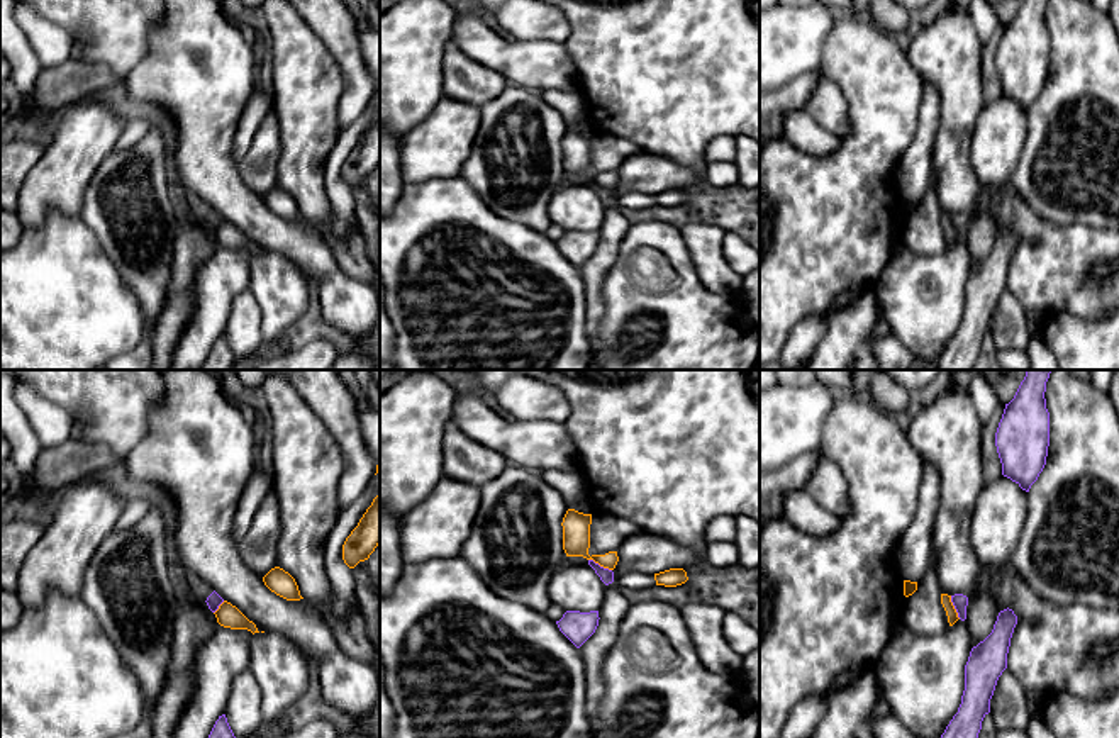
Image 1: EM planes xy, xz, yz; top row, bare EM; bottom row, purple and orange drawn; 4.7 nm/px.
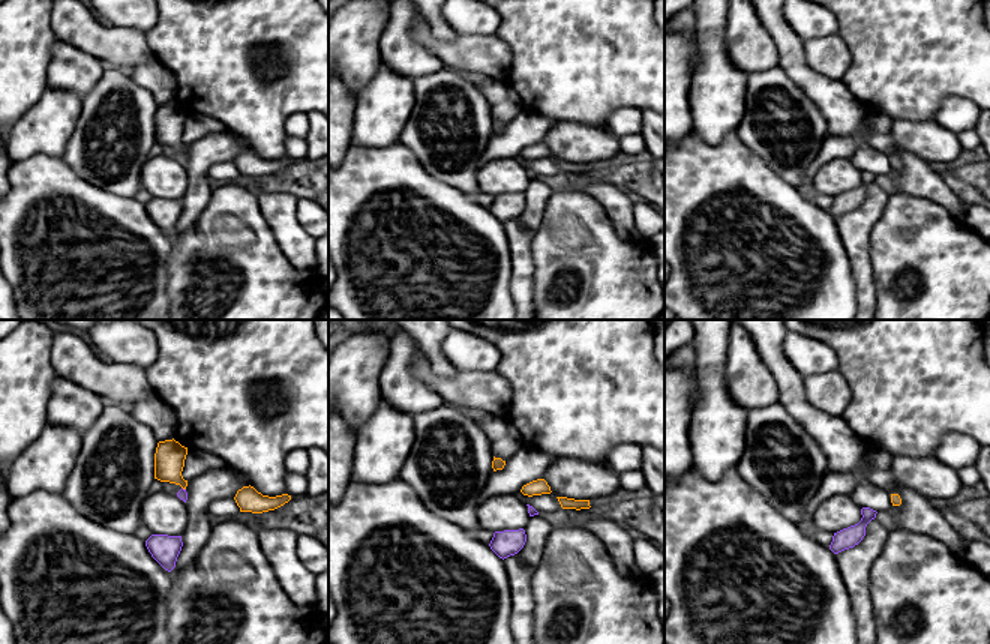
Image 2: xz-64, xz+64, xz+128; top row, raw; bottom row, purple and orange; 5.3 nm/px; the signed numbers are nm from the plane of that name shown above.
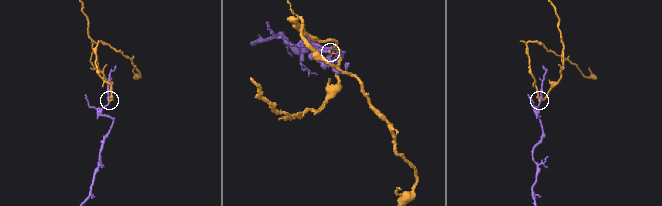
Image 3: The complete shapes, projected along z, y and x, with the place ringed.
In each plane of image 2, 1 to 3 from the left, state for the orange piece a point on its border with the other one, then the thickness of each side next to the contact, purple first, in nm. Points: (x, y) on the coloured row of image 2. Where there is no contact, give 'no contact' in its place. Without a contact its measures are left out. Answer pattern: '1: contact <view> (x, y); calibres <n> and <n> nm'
1: contact xz-64 (182, 488); calibres 60 and 160 nm
2: no contact
3: no contact

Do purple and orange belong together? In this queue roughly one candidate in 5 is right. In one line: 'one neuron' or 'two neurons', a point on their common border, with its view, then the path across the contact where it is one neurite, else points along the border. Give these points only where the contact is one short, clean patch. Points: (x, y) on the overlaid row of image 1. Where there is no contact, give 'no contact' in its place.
two neurons; meets purple in xz at (599, 565); border along xz (589, 559), (611, 570)

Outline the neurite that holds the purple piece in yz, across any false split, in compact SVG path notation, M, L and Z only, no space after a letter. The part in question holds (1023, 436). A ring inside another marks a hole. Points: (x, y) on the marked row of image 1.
M1026 370L1014 399L1005 404L995 433L1002 475L1029 492L1046 465L1049 412L1046 382L1053 370Z

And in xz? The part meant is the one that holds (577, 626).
M566 611L560 621L556 621L560 631L580 648L598 626L598 611L580 612Z

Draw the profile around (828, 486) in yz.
M831 458L819 460L805 490L838 519L848 516L848 484L838 463Z

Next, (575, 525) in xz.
M568 509L563 517L563 550L566 556L583 556L593 560L604 568L614 570L619 556L617 551L609 551L605 555L588 555L590 548L590 524L592 514L583 514L575 509Z

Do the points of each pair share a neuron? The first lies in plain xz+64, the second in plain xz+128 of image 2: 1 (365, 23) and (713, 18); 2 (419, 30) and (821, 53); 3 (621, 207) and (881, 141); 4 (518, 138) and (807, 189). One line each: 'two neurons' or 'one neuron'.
1: two neurons
2: one neuron
3: one neuron
4: one neuron

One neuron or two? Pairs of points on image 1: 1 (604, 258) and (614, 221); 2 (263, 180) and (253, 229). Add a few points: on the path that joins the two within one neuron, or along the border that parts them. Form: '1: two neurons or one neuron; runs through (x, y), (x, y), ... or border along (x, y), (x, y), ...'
1: one neuron; runs through (607, 250), (612, 229)
2: two neurons; border along (238, 165), (241, 180), (261, 199)

